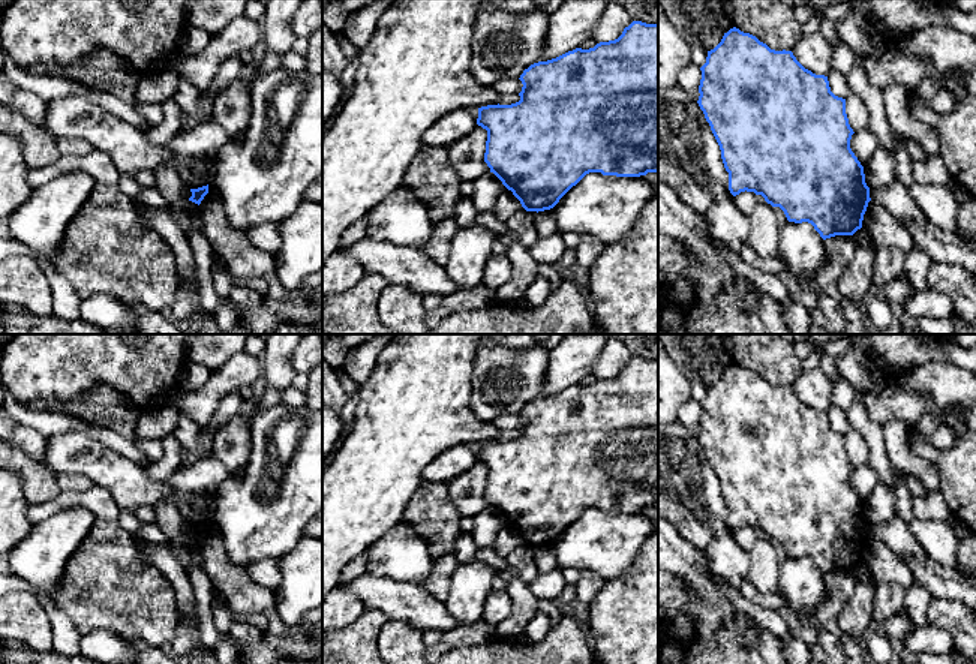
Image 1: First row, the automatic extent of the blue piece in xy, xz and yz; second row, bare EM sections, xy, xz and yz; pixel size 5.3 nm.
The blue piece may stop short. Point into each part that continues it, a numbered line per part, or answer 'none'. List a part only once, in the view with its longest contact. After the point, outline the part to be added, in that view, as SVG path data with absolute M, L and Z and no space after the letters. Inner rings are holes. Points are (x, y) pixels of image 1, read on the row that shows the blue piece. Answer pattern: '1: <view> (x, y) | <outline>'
none

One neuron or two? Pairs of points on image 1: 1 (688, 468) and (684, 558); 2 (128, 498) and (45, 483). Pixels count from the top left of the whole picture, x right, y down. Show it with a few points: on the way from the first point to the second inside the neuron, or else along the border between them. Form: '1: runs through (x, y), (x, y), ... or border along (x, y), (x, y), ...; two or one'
1: border along (673, 526), (685, 540), (702, 550); two
2: border along (44, 462), (56, 474); two

